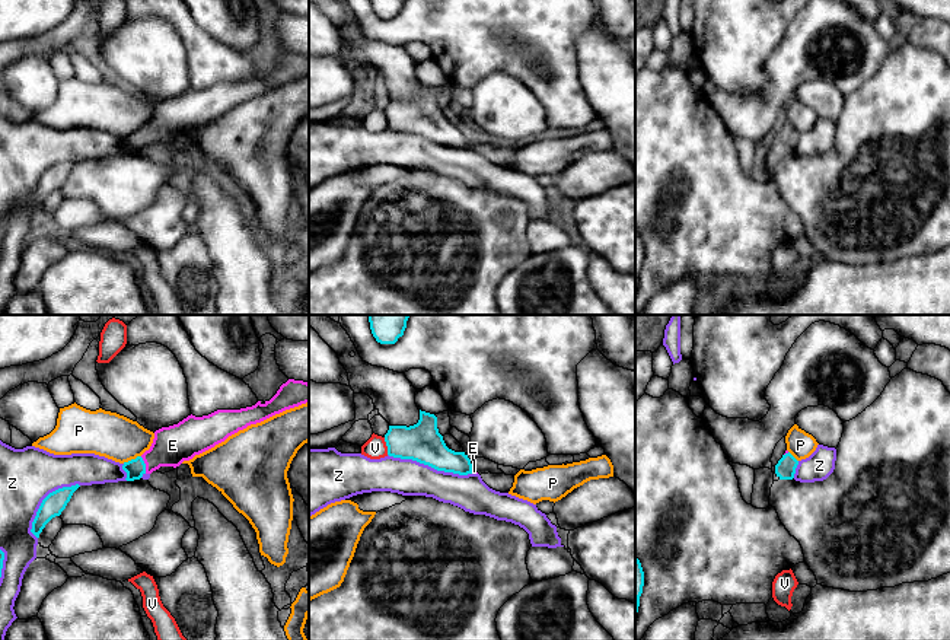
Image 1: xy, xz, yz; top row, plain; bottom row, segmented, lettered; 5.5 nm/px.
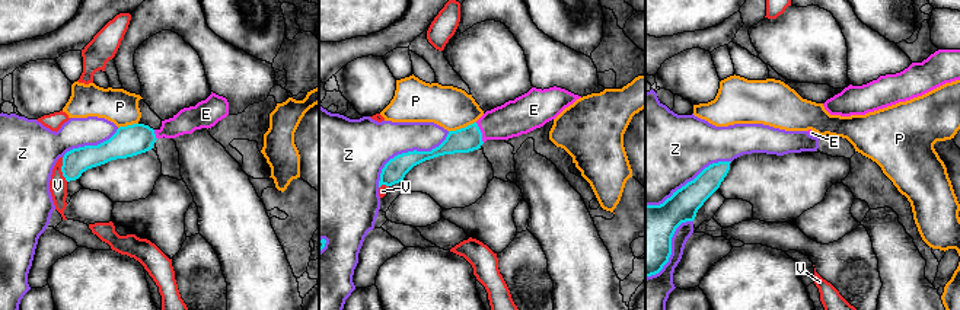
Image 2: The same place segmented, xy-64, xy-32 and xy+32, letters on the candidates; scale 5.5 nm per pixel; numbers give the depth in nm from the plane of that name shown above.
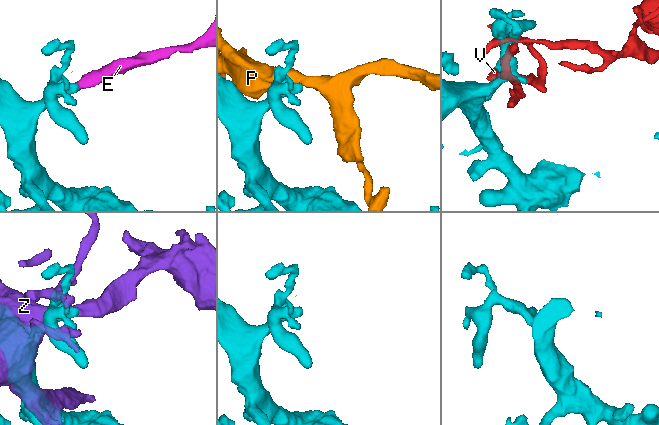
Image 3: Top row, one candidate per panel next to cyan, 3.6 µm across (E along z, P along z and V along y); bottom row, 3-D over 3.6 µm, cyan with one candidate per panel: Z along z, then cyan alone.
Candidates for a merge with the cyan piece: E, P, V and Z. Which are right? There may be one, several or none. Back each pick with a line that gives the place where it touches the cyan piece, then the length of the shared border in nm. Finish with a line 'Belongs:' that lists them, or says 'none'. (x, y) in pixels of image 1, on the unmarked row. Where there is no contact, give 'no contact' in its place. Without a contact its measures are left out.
E: xy (144, 139) | 100 nm
Belongs: E

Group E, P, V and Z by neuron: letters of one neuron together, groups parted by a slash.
E / P / V / Z

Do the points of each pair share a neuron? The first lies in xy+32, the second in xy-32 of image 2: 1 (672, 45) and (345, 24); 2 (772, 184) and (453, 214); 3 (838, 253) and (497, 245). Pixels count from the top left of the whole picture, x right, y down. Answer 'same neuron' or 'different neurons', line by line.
1: different neurons
2: different neurons
3: different neurons

